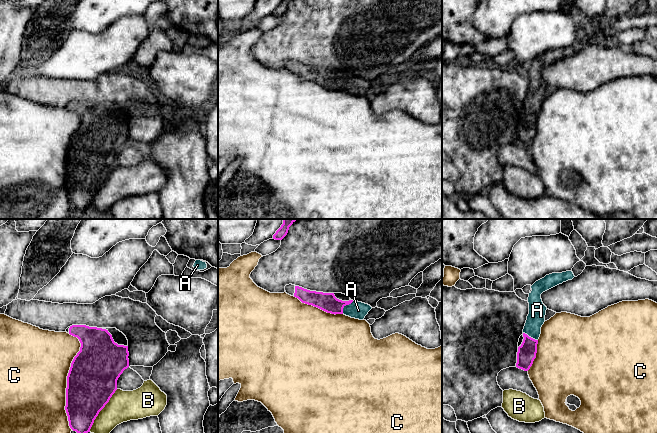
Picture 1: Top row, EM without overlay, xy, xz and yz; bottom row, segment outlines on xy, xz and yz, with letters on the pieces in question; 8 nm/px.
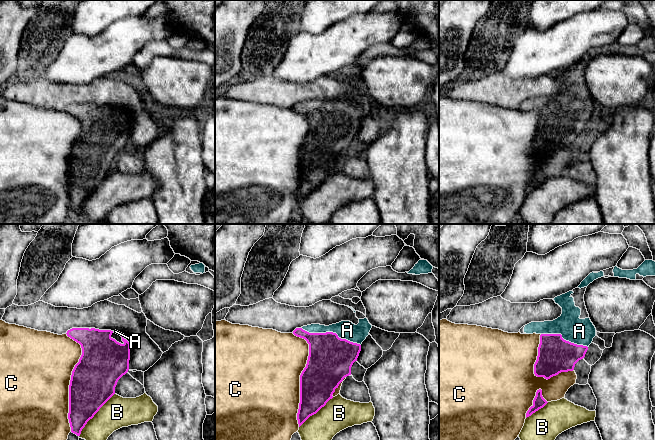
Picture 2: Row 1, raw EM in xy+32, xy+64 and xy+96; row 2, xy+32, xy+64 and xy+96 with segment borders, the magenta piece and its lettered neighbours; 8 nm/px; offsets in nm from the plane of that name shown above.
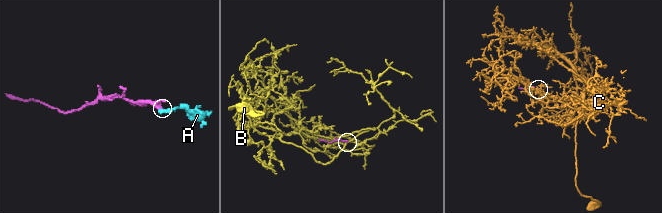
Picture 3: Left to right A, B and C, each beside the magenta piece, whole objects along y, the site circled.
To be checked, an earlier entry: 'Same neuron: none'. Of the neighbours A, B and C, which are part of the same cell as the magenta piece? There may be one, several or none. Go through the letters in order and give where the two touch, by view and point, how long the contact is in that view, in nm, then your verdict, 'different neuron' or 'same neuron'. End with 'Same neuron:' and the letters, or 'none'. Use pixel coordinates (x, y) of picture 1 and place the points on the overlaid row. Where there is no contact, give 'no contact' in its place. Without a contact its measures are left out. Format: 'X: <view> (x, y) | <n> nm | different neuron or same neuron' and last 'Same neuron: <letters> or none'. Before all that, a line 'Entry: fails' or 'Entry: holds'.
Entry: fails
A: xz (345, 305) | 140 nm | same neuron
B: xy (101, 409) | 420 nm | different neuron
C: xy (67, 379) | 800 nm | different neuron
Same neuron: A

